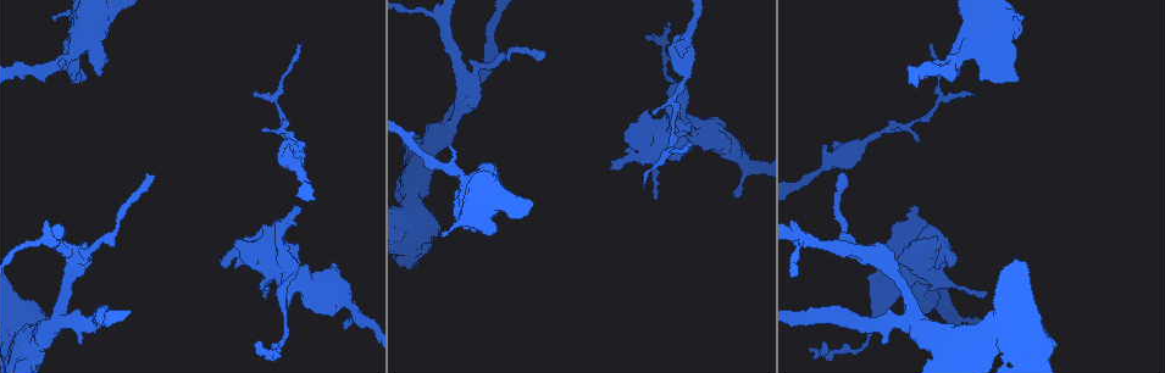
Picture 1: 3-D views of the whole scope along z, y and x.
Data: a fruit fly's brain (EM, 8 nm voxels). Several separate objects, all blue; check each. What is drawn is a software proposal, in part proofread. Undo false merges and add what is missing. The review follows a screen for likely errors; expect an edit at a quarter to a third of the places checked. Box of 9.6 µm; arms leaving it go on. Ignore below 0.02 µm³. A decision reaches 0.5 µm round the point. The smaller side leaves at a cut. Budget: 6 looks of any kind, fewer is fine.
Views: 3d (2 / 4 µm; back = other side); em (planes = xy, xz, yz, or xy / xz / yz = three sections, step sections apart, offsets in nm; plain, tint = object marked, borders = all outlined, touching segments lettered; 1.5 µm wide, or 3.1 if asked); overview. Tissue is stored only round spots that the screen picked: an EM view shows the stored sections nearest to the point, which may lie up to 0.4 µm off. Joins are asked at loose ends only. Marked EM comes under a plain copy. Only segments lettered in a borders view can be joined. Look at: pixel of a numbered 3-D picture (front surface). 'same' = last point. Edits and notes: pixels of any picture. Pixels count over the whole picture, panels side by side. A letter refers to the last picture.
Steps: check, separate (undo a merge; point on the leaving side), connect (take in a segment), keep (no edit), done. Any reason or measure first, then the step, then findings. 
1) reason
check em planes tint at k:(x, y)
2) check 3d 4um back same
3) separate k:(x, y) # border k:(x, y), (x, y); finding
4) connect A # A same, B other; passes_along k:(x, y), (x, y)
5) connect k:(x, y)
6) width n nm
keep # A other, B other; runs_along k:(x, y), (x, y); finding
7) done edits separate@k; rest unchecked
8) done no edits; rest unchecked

free end
check em planes borders at 1:(264, 131)

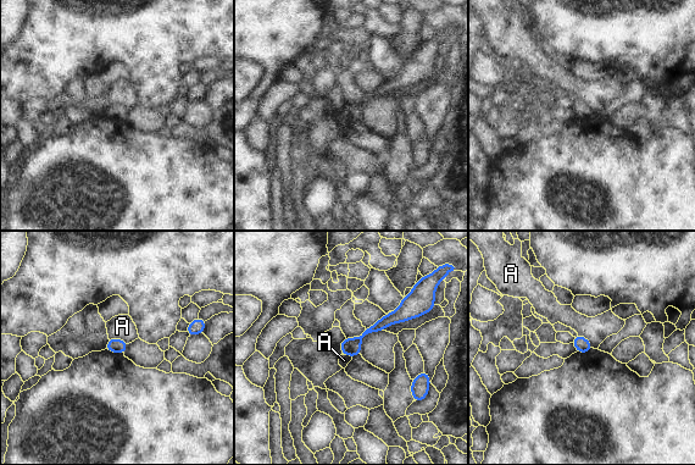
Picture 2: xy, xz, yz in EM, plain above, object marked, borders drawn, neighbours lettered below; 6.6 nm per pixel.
keep # A other; border 2:(109, 338), (120, 338), (128, 343); none of them fits

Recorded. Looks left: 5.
calibre changes
check 3d 4um at 1:(956, 63)

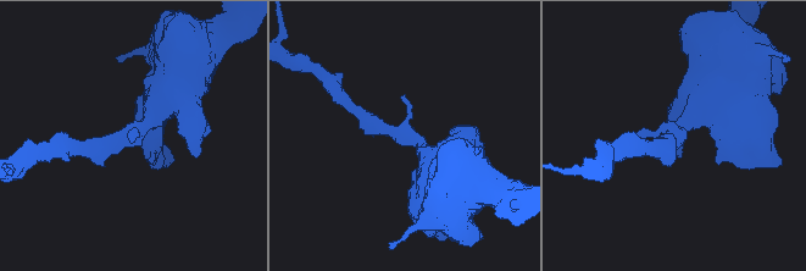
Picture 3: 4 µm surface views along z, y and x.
check em planes borders at 3:(137, 134)

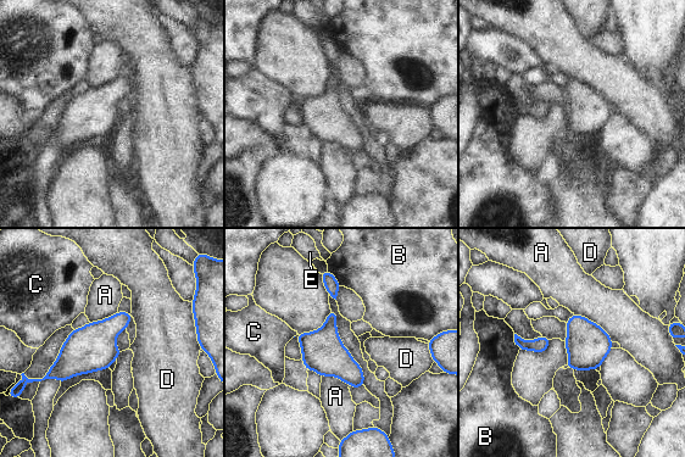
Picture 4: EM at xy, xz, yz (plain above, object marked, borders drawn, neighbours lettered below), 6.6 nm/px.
longest_contact A 320 nm
keep # A other, B other, C other, D other, E other; border 4:(328, 269), (341, 285); one neuron here

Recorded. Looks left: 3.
thin end
check 3d 2um at 1:(651, 37)

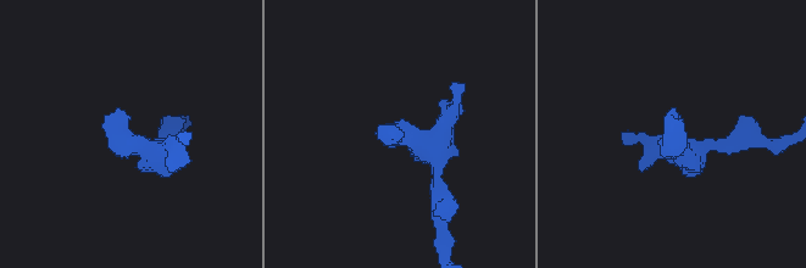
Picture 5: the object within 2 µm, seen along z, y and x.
need the tissue
check em xy step 4 tint at 5:(397, 127)

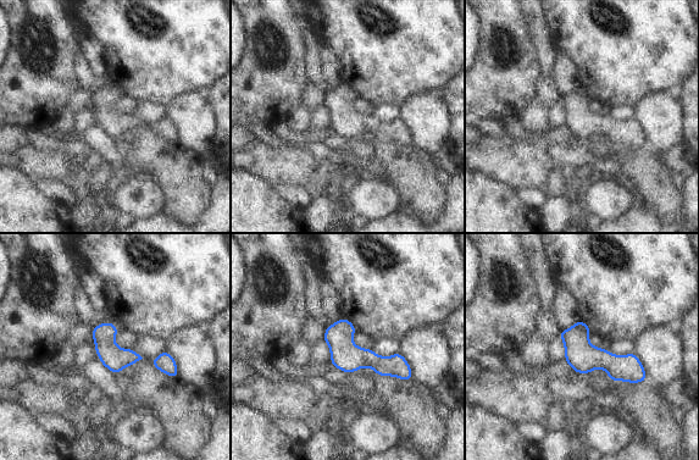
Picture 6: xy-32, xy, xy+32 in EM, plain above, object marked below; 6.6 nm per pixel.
another direction
check em planes borders same

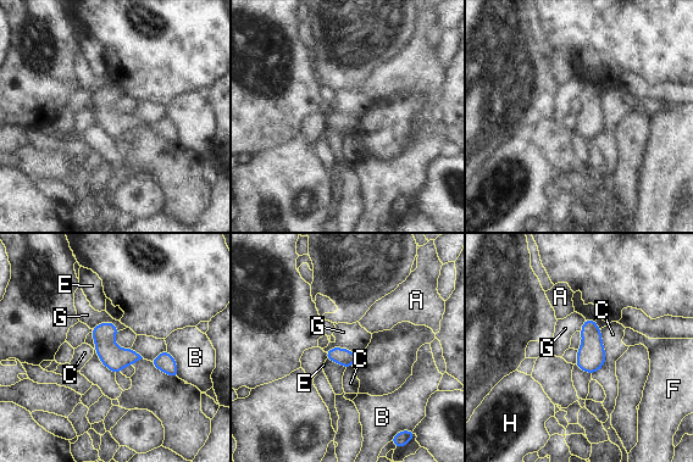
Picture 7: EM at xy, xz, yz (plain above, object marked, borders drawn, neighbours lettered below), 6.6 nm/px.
longest_contact C 320 nm
keep # A other, B other, C other, E other, F other, G other, H other; border 7:(118, 328), (100, 322), (92, 329); no lettered segment goes on from it

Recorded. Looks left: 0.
done no edits; rest unchecked

